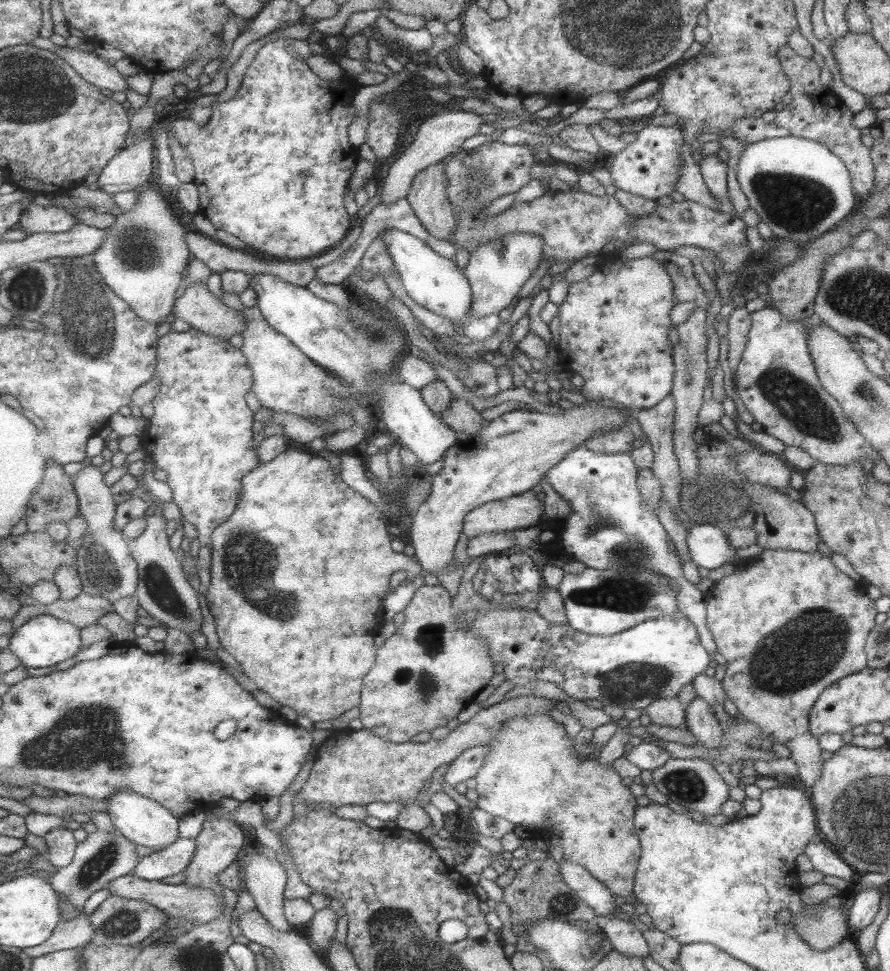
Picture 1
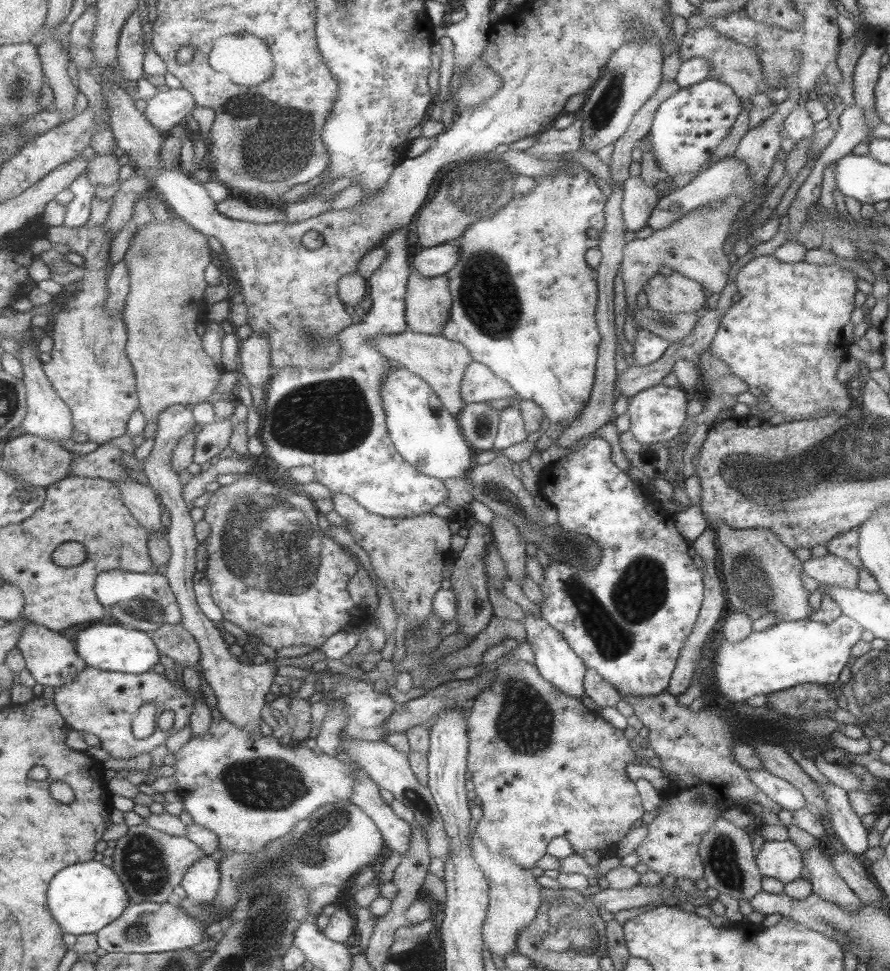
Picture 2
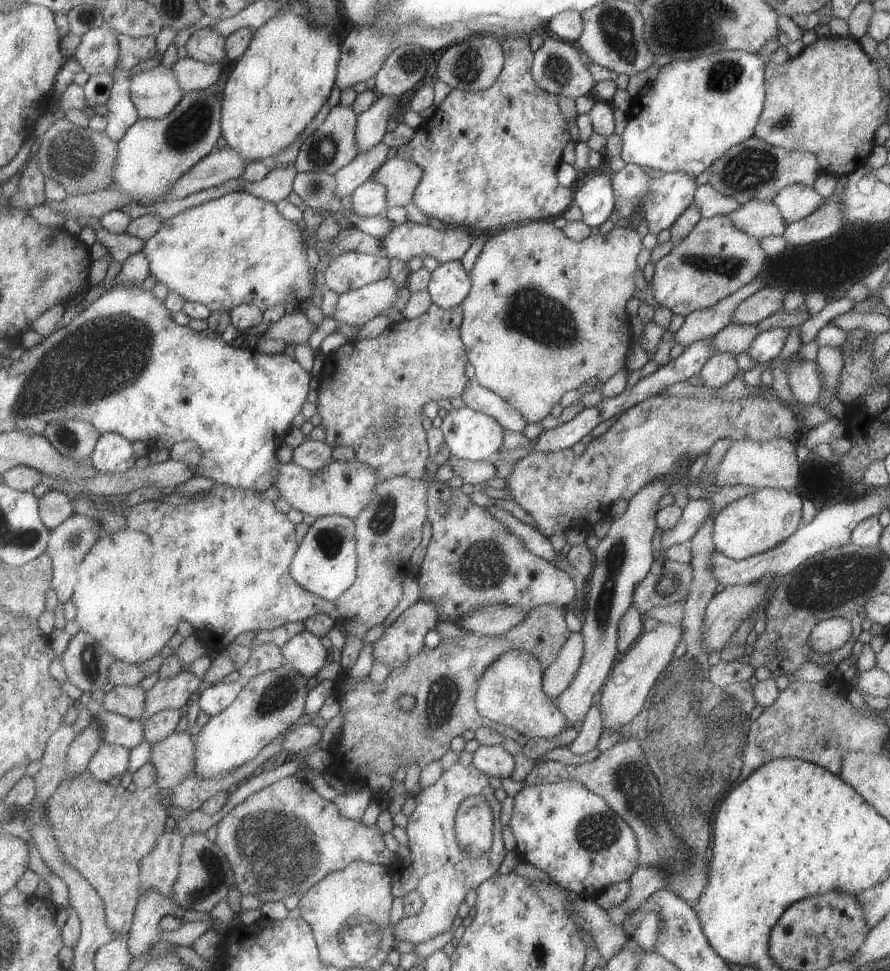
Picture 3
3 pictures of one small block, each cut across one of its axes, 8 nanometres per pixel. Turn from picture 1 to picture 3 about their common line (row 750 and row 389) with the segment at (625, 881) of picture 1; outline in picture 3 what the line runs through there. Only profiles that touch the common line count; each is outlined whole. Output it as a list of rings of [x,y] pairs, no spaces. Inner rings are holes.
[[[550,220],[529,221],[522,226],[492,235],[471,271],[473,292],[462,304],[465,308],[463,339],[469,350],[470,362],[476,368],[476,378],[485,387],[497,392],[510,404],[519,408],[530,423],[542,422],[546,416],[550,416],[554,406],[558,403],[562,404],[566,394],[577,389],[584,382],[600,380],[605,383],[610,380],[610,377],[626,366],[626,356],[632,346],[632,332],[630,332],[626,302],[636,292],[636,280],[634,280],[636,258],[642,252],[642,248],[643,242],[640,240],[640,236],[634,230],[629,229],[626,223],[616,226],[606,234],[592,234],[580,241],[573,240],[567,228],[560,229],[558,226],[554,226],[554,221],[550,222]]]

